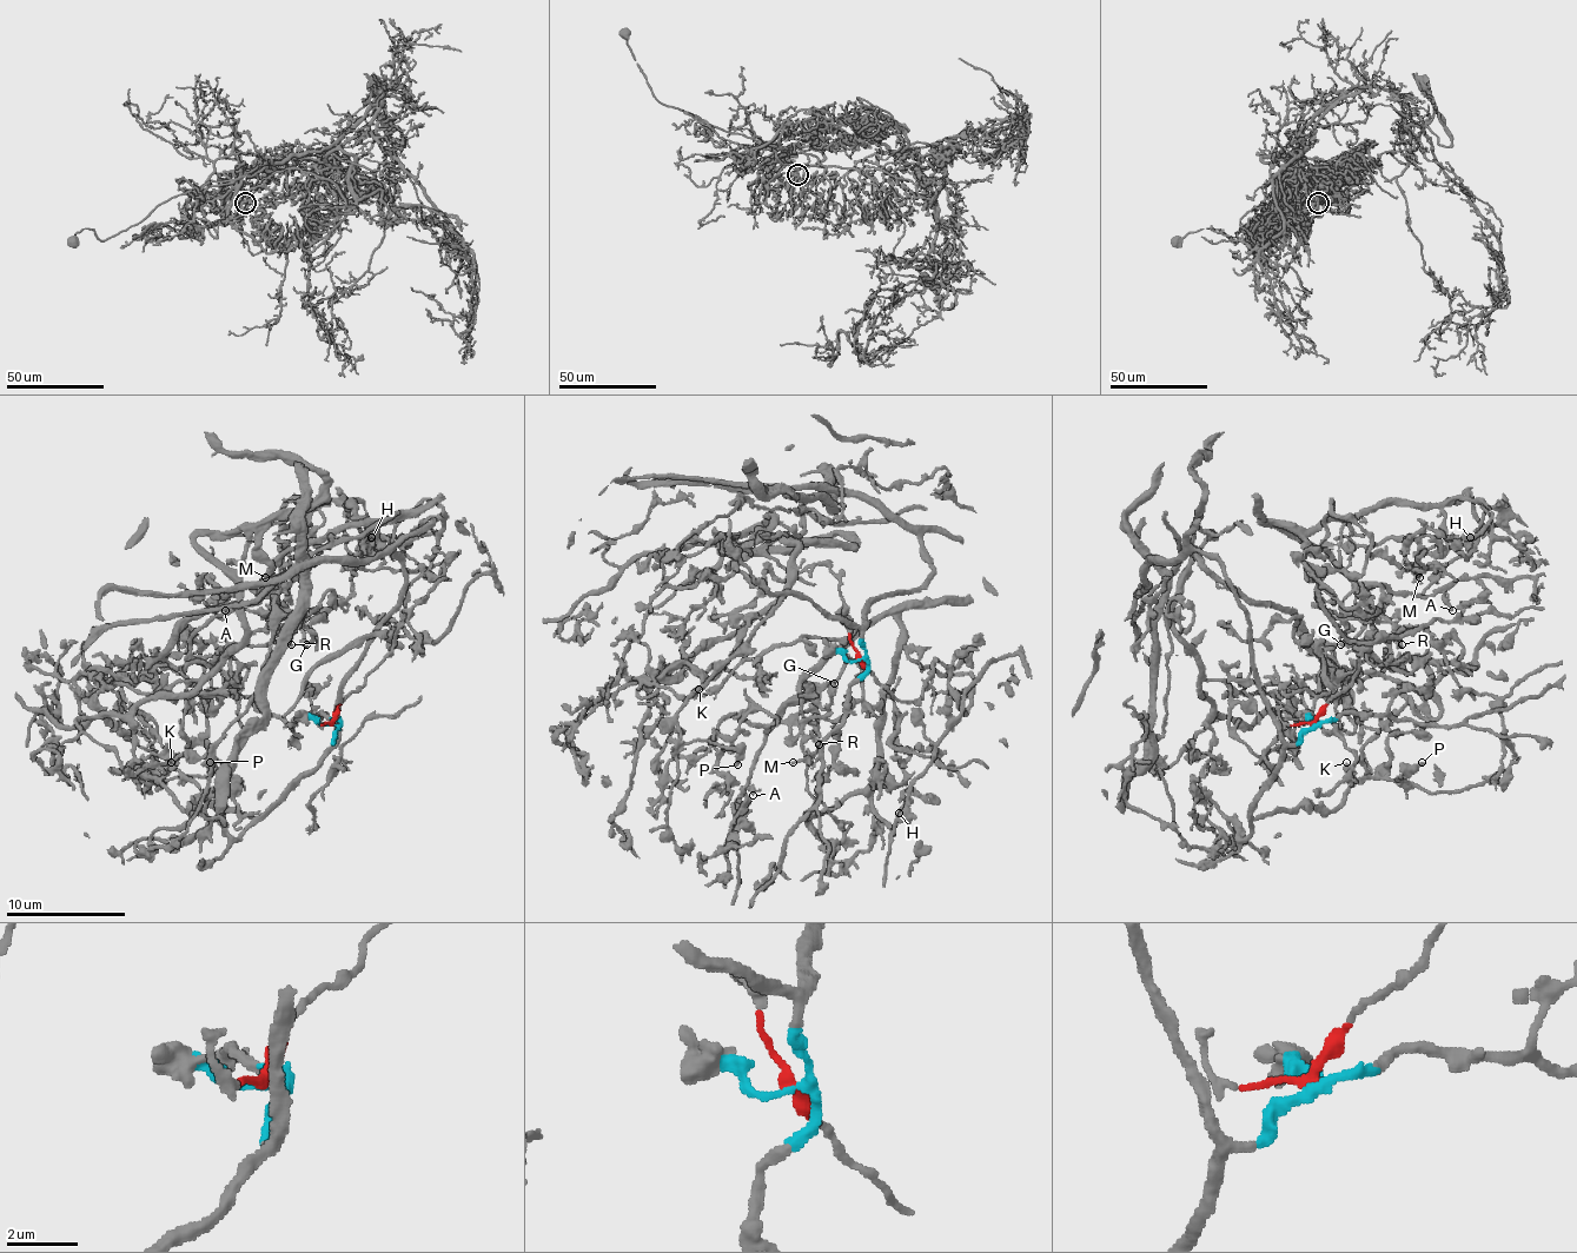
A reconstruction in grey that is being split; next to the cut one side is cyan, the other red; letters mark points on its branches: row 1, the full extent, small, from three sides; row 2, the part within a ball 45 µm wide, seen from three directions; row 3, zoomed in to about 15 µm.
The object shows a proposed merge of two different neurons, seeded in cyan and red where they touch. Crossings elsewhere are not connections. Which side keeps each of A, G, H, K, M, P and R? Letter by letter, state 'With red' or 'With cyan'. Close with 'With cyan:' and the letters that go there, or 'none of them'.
A: With red
G: With red
H: With red
K: With cyan
M: With red
P: With cyan
R: With red
With cyan: K, P

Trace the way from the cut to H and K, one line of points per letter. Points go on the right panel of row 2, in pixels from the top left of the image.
H: (1316, 726), (1357, 669), (1318, 582), (1369, 552), (1330, 502), (1316, 550), (1333, 519), (1477, 498), (1471, 537)
K: (1316, 726), (1285, 750), (1252, 816), (1300, 807), (1333, 809), (1354, 780), (1345, 762)

